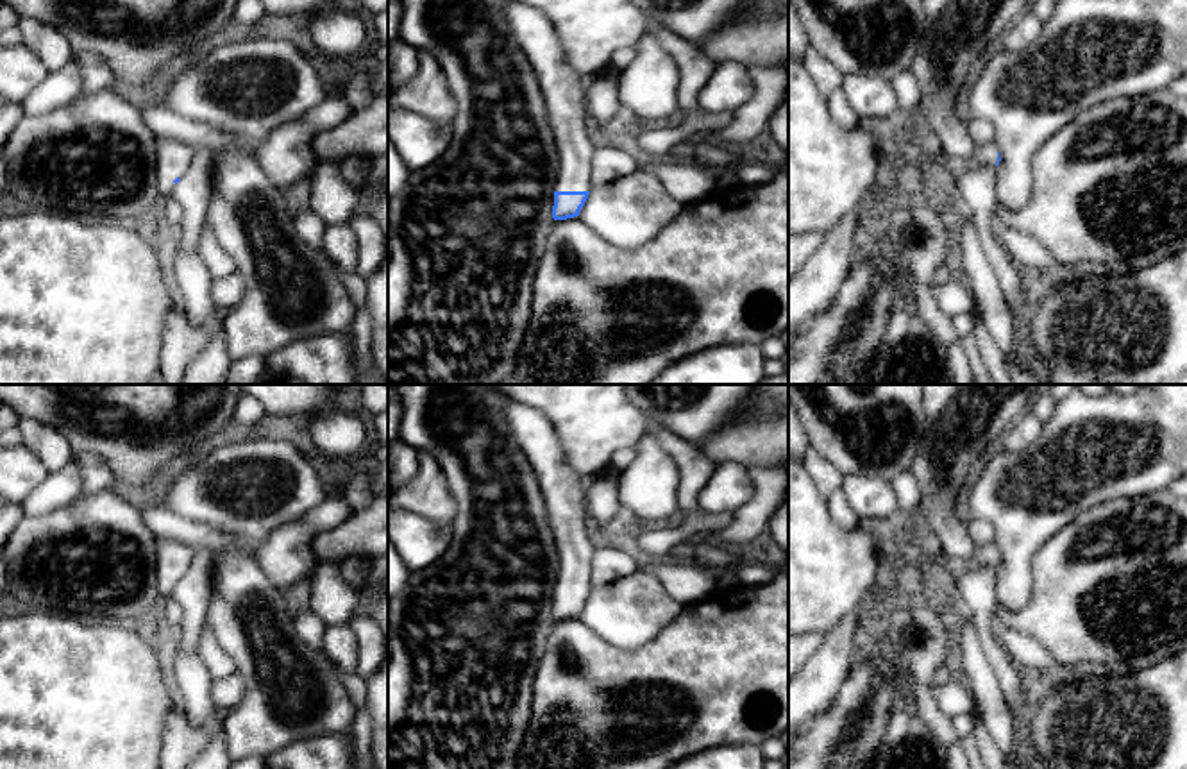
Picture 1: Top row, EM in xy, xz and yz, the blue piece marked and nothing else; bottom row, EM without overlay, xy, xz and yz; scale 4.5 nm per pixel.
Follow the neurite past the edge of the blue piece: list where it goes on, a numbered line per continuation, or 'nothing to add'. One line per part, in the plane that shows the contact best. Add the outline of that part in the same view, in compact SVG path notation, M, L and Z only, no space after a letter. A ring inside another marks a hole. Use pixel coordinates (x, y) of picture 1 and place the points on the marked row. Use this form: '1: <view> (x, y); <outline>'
1: xz (560, 84); M504 0L504 13L509 32L531 63L540 80L543 100L549 104L547 116L554 132L554 147L558 150L558 181L554 191L590 191L590 161L594 147L585 129L588 113L581 75L568 64L556 30L538 9L524 2Z

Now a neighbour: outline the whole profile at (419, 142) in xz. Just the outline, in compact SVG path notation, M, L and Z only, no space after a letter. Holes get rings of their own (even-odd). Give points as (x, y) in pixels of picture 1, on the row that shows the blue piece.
M388 86L388 139L397 148L404 165L409 170L420 170L434 163L452 141L454 136L452 125L450 123L442 125L417 113L399 109L390 102L390 97L391 97L391 89Z

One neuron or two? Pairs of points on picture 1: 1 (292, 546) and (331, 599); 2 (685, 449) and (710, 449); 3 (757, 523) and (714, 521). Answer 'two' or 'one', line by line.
1: two
2: two
3: two

